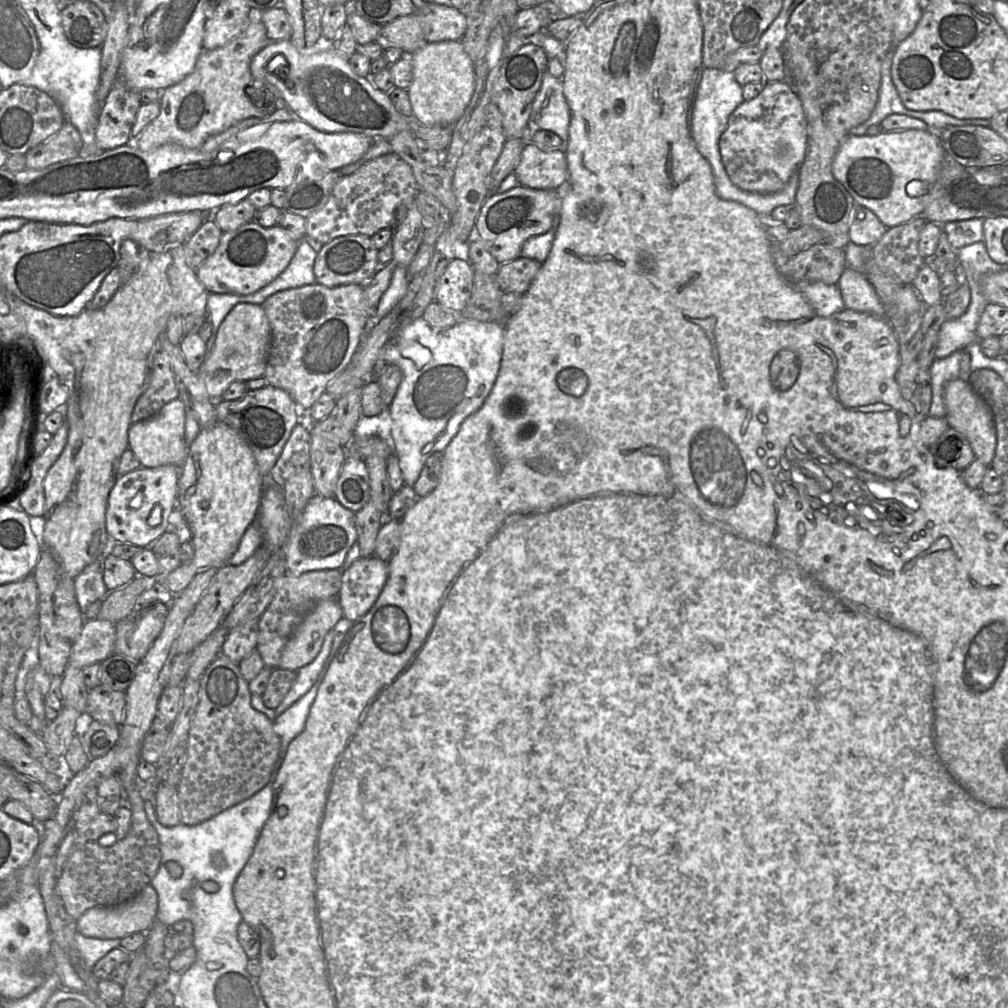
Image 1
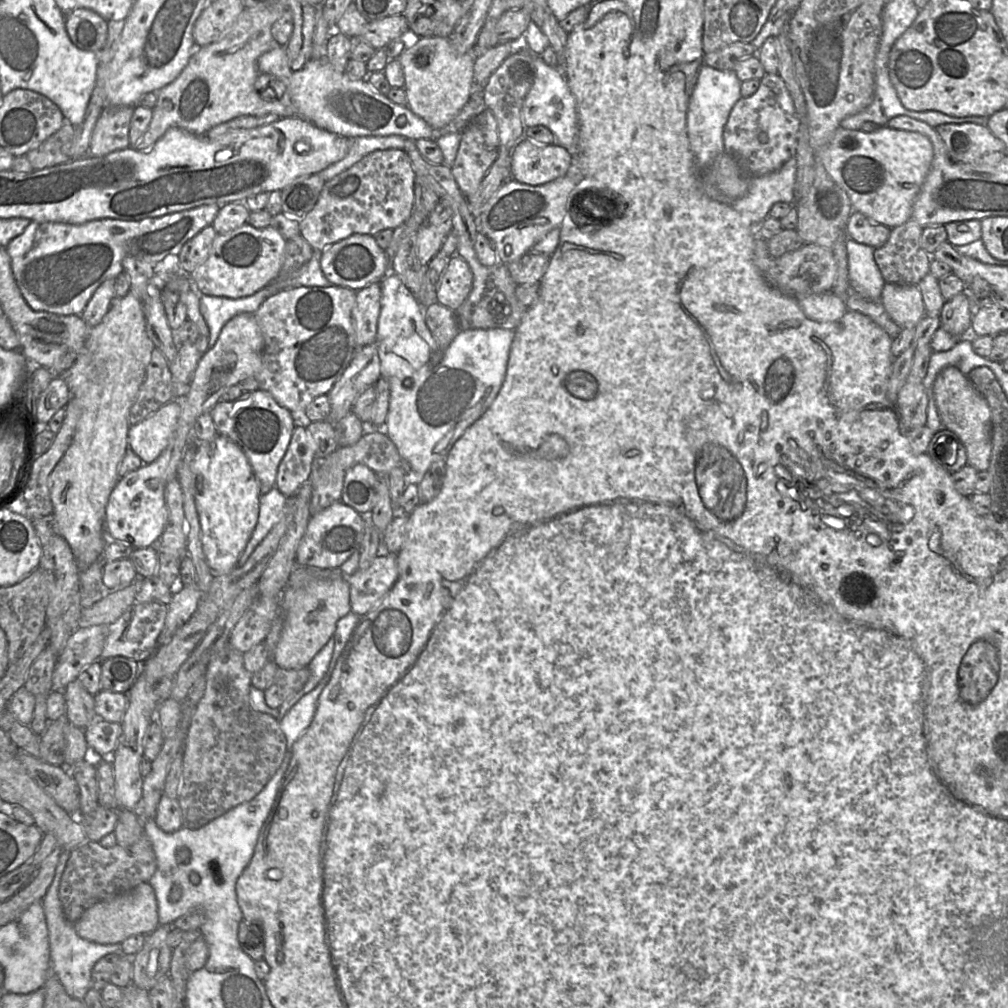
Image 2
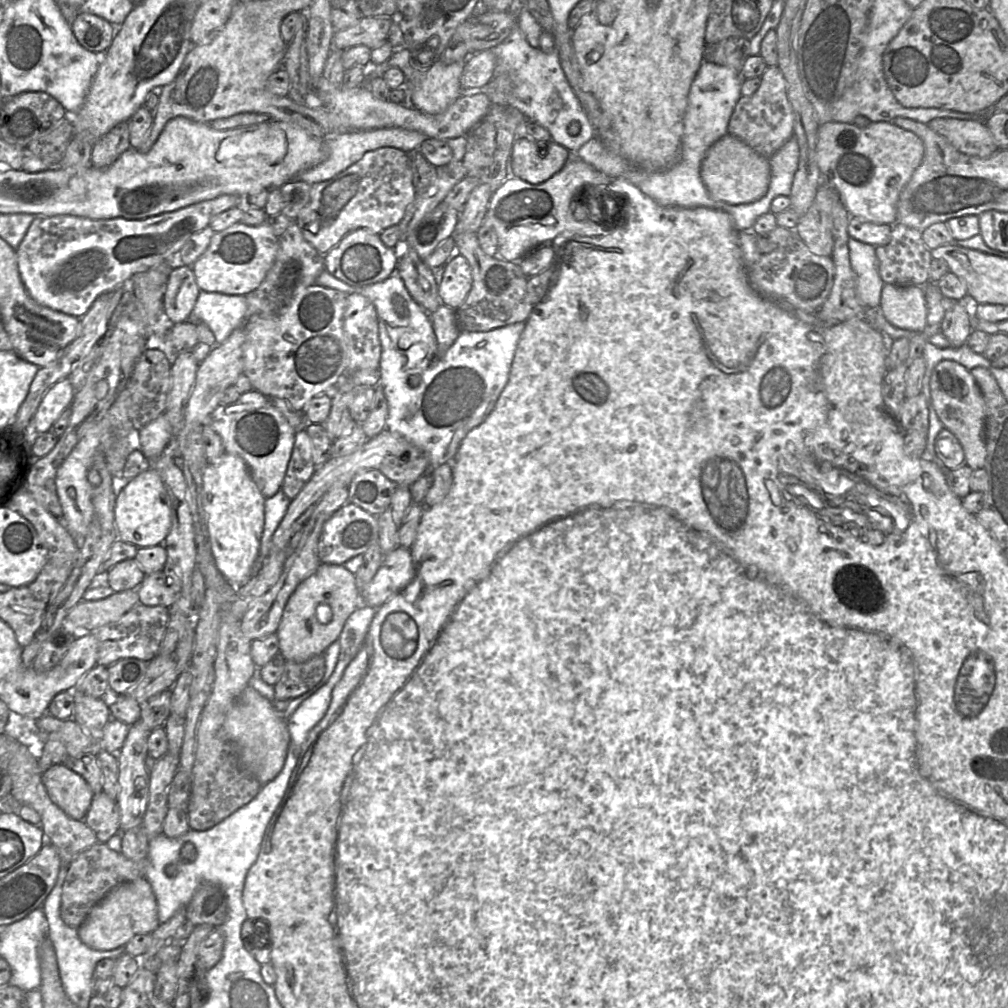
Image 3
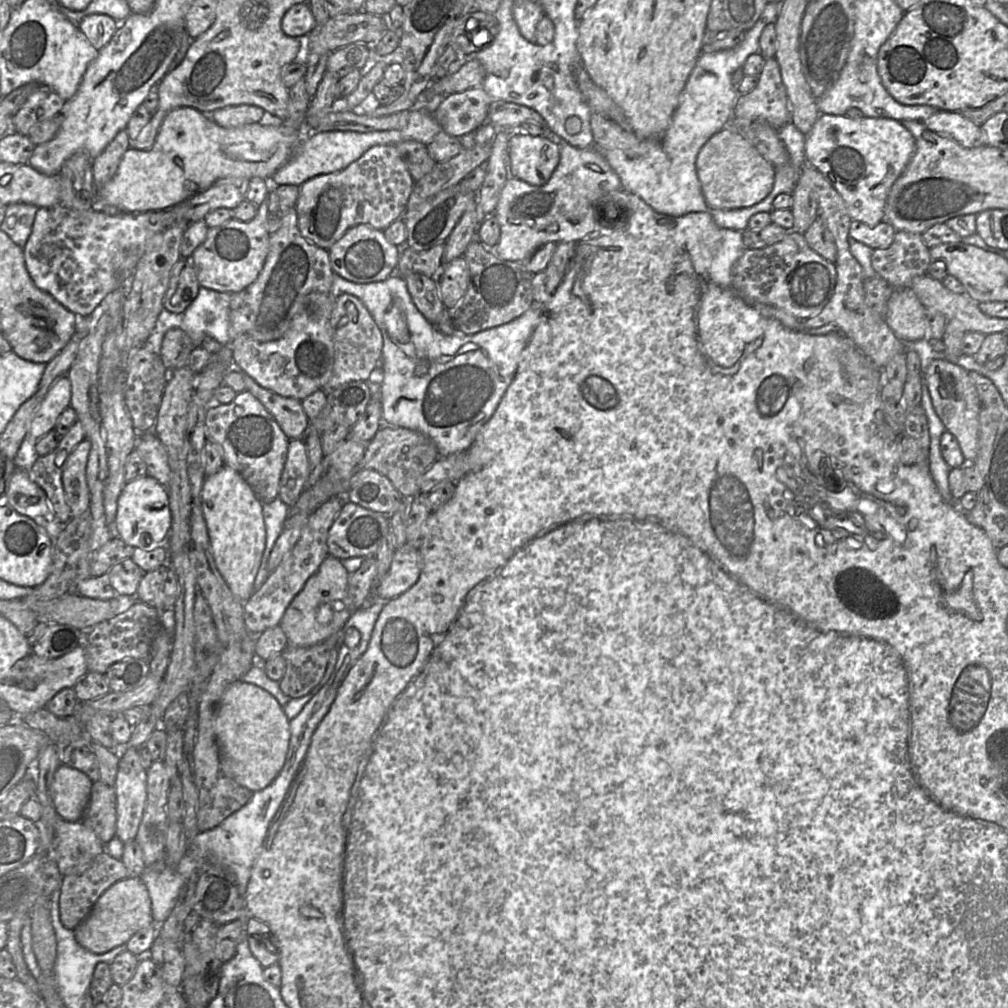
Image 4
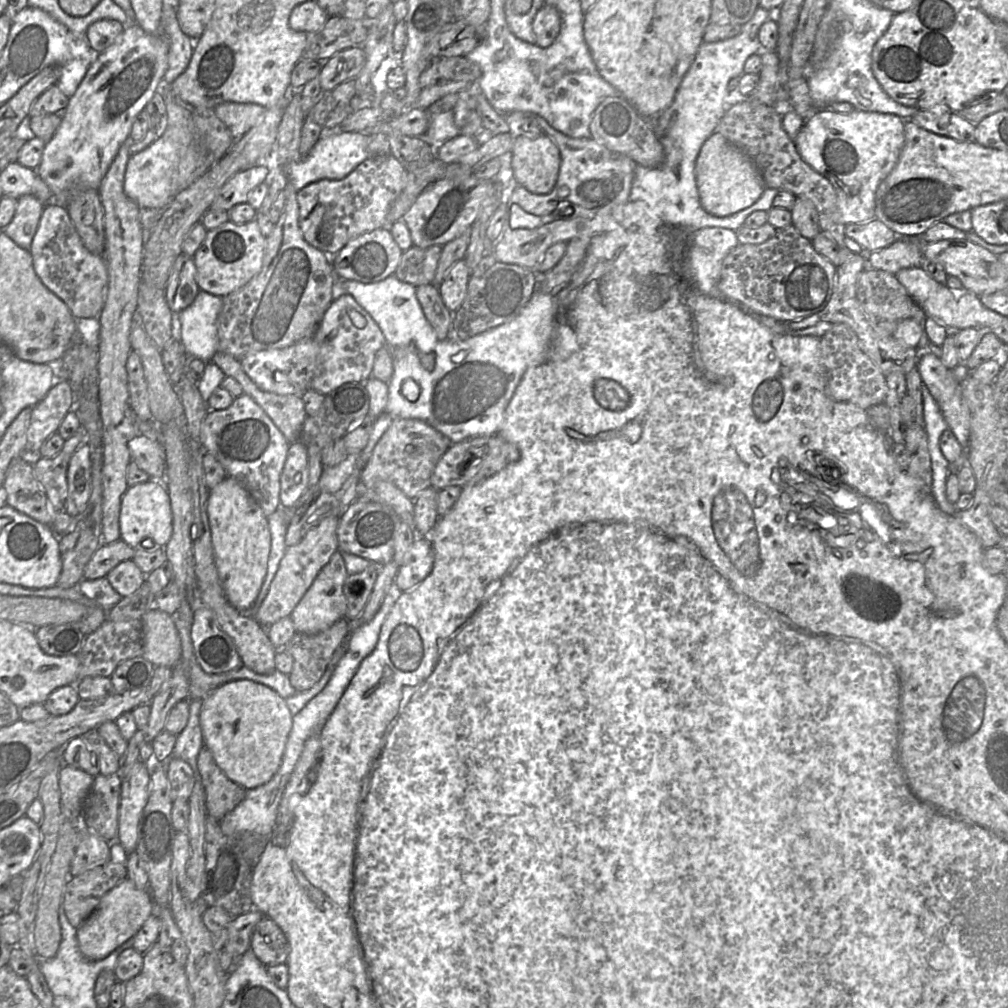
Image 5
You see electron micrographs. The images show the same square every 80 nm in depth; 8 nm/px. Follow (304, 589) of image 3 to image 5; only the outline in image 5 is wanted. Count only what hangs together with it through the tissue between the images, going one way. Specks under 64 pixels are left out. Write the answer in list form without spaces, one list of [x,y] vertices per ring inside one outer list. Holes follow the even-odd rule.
[[[337,550],[292,611],[290,617],[294,623],[296,632],[317,634],[346,616],[347,599],[343,588],[347,576],[348,573],[343,556]]]

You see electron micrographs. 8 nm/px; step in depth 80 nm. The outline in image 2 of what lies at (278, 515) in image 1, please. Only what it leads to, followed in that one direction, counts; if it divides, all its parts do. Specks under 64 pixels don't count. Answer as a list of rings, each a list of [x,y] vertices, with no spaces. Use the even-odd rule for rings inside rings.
[[[335,502],[312,515],[296,552],[296,564],[308,567],[339,568],[356,550],[360,549],[364,534],[364,520],[352,507]]]

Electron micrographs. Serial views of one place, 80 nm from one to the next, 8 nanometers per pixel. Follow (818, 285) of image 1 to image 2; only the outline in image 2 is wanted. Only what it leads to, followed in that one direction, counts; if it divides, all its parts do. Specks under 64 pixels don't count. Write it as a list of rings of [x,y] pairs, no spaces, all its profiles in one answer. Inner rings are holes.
[[[832,291],[821,294],[797,295],[805,315],[818,322],[834,322],[848,311],[845,302]]]

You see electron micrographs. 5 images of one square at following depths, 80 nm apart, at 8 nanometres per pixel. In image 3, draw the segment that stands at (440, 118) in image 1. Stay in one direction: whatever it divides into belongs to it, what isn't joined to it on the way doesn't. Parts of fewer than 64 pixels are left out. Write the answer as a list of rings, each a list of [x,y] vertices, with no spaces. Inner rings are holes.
[[[402,47],[395,50],[388,61],[369,67],[364,84],[367,85],[368,80],[374,77],[383,77],[390,67],[400,68],[405,75],[409,104],[421,112],[435,115],[444,112],[463,94],[460,78],[464,65],[465,61],[446,64],[440,58],[434,58],[431,65],[421,66],[412,57],[412,51]]]

